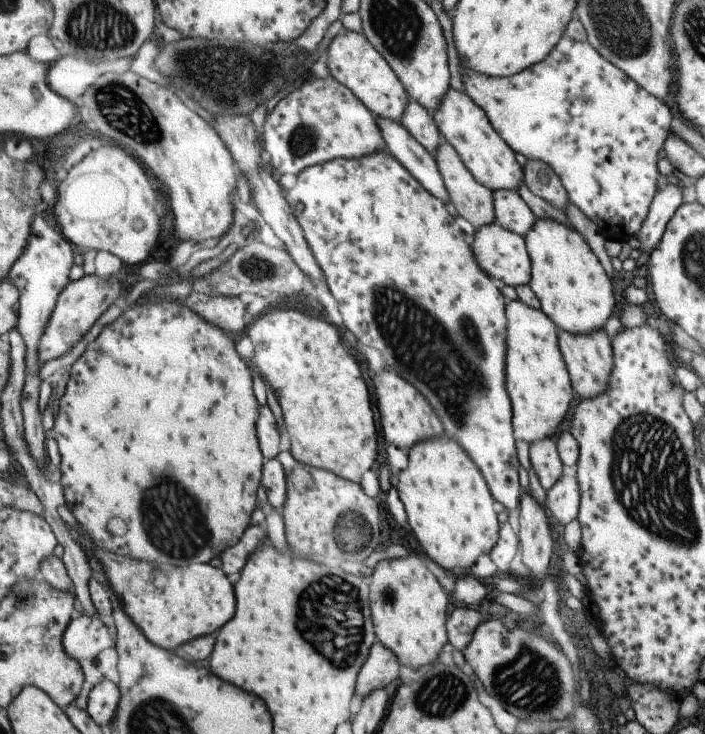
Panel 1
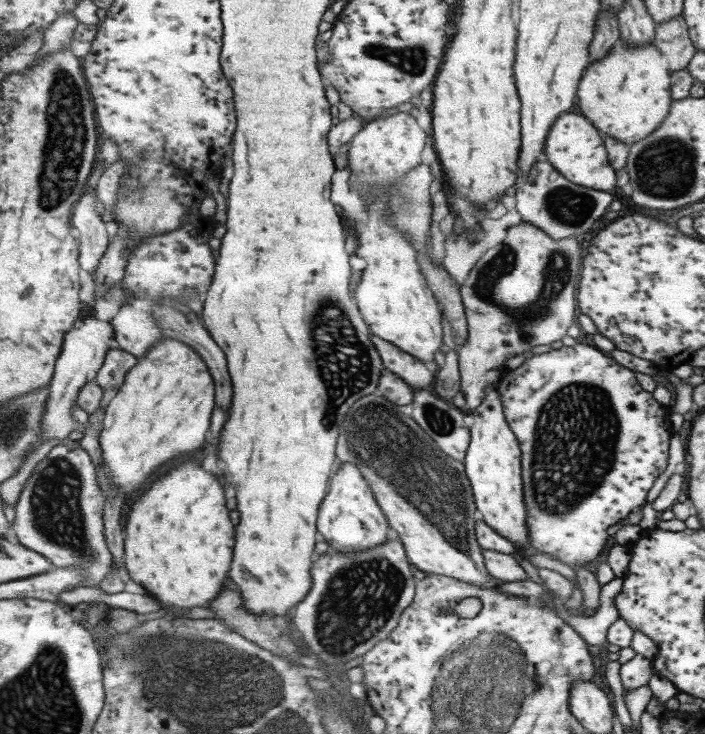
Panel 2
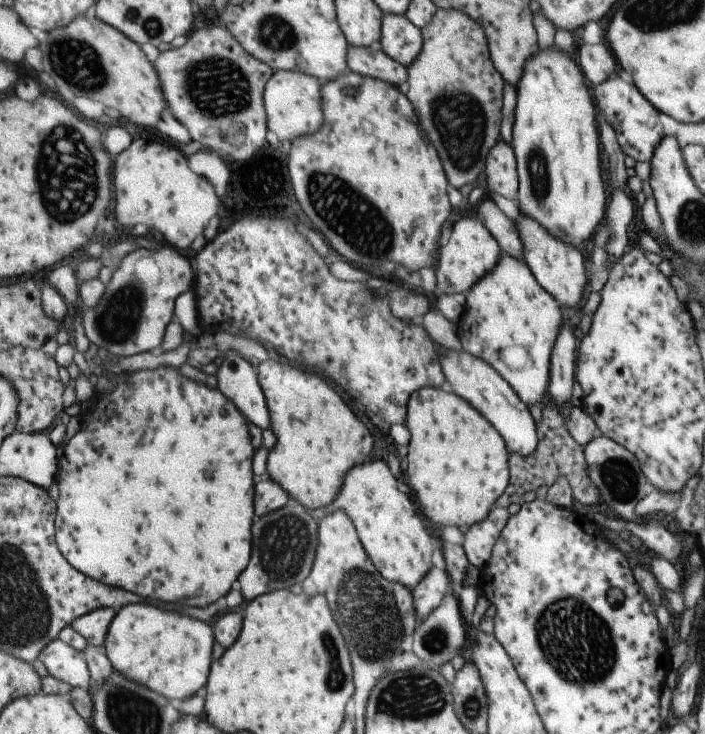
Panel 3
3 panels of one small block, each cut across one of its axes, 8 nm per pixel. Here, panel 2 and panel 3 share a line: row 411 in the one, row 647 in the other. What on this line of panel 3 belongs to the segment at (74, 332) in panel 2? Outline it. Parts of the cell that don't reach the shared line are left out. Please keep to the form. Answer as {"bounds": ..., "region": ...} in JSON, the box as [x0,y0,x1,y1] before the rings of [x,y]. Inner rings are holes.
{"bounds":[39,639,93,689],"region":[[[57,639],[51,642],[39,660],[45,666],[49,675],[71,684],[74,688],[93,689],[91,671],[82,652],[71,648],[63,640]]]}

